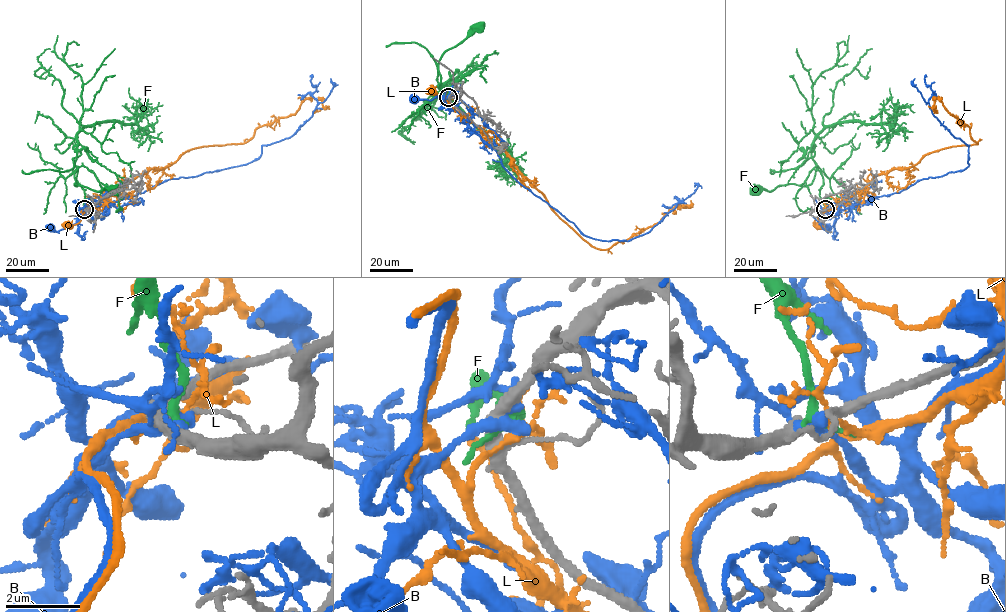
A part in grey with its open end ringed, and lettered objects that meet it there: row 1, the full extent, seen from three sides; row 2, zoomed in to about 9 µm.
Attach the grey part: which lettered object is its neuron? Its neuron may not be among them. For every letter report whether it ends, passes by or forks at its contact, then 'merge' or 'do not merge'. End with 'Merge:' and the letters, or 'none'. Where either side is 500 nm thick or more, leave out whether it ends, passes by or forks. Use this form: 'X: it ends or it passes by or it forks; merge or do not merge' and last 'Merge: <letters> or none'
B: it ends; do not merge
F: it passes by; do not merge
L: it passes by; do not merge
Merge: none

